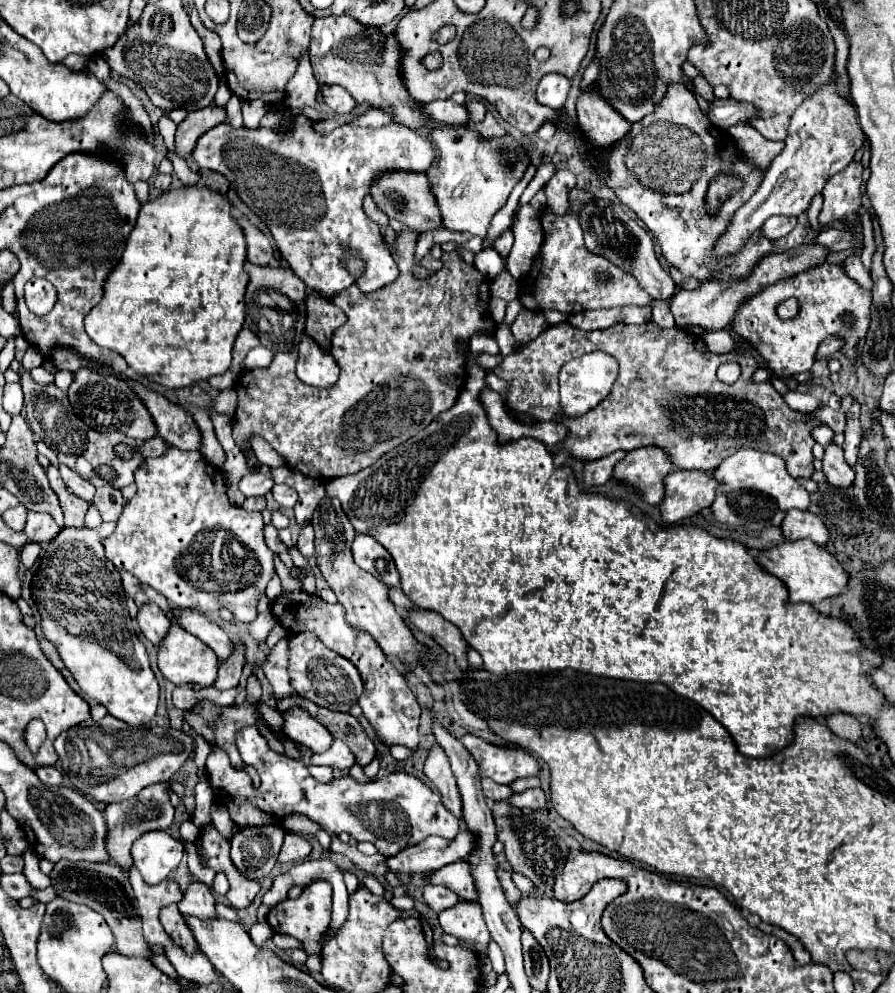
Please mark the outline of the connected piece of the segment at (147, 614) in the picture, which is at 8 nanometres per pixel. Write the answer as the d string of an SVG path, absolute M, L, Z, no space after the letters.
M144 605L144 607L140 607L140 613L138 613L138 625L140 625L142 633L146 635L146 639L158 647L164 641L164 637L168 635L172 621L160 611L160 607Z

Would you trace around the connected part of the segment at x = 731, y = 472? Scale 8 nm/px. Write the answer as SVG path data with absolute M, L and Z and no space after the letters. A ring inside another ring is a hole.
M740 449L716 467L714 477L720 481L720 487L716 491L712 511L720 523L762 531L766 527L780 527L790 509L810 509L808 491L788 475L784 461L772 453Z

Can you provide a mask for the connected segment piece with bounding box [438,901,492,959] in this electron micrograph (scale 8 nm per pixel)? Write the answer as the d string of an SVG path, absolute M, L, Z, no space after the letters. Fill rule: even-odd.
M468 901L456 903L454 907L444 909L438 915L438 921L446 933L454 935L462 943L474 945L480 957L486 959L486 949L492 937L488 935L482 909L478 903L468 903Z

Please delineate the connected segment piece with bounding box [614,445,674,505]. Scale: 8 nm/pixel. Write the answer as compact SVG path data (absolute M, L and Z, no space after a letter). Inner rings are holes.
M640 447L630 451L622 461L616 463L614 475L636 485L644 499L652 505L660 505L664 499L664 479L674 471L674 463L668 453L660 447Z

